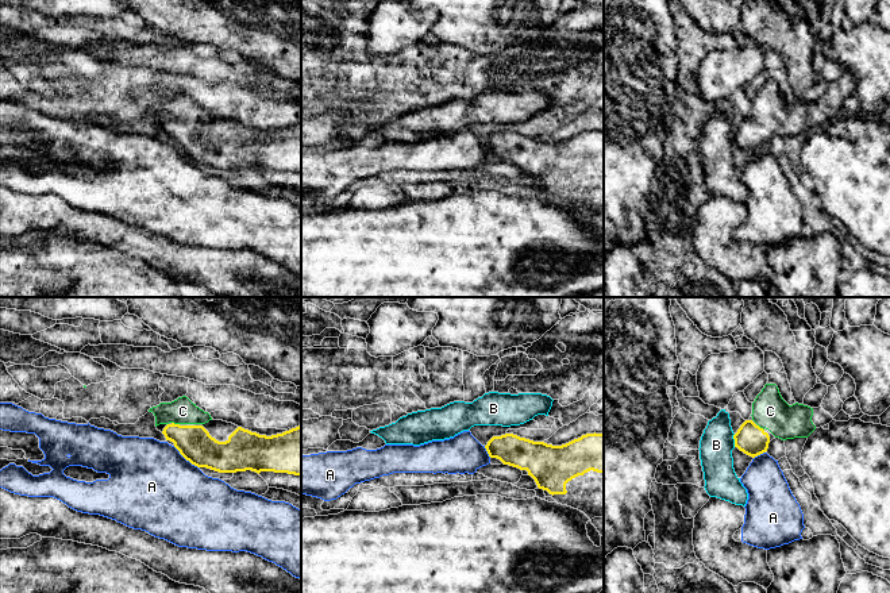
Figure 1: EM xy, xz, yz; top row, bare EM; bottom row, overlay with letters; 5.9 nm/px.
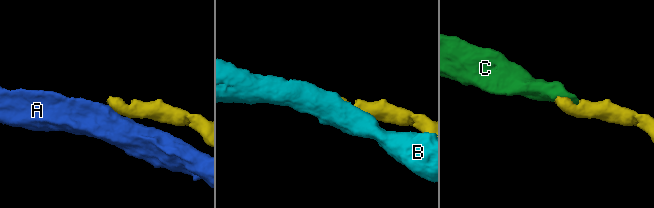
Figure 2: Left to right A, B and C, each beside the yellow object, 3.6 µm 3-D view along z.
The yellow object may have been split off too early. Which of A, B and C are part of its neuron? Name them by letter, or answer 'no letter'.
C

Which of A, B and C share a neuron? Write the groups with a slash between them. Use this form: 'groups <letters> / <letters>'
groups A / B / C

